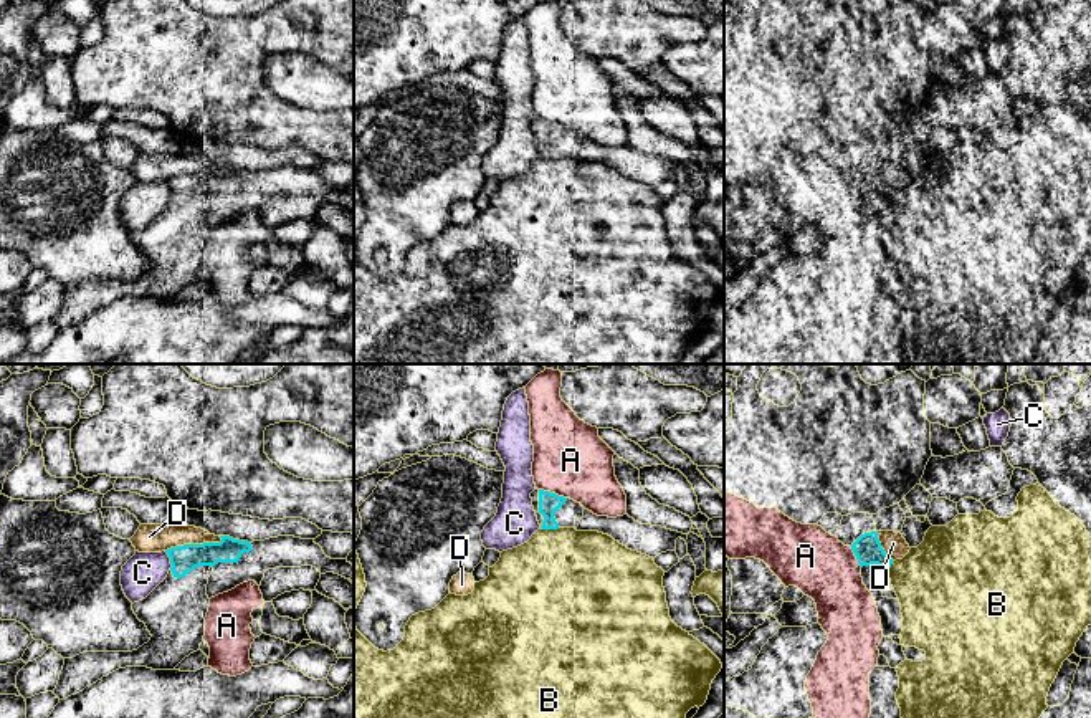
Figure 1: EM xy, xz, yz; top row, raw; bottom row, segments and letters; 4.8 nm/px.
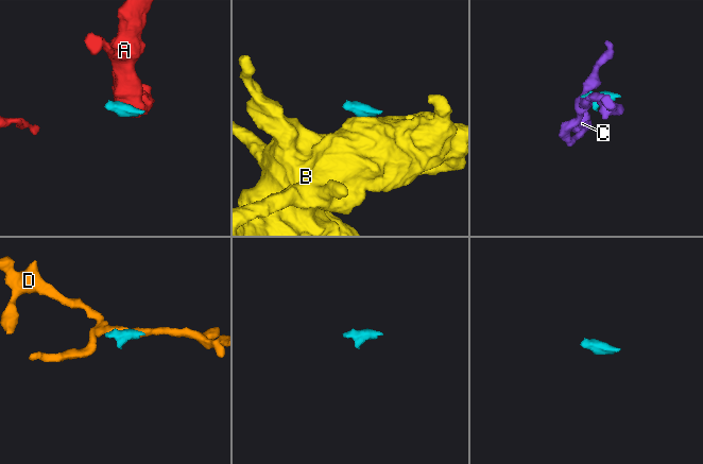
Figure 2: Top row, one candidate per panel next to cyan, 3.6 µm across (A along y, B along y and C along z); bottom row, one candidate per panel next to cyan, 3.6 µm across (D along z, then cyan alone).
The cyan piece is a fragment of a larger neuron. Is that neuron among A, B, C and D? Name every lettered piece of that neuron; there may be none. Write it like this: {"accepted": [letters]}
{"accepted": []}

